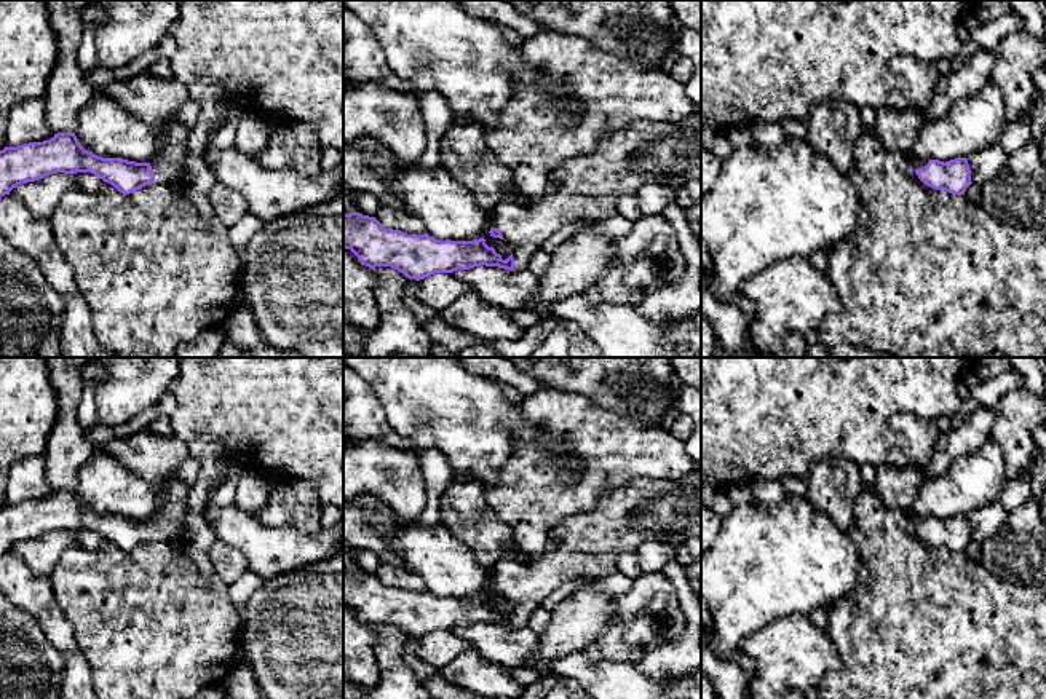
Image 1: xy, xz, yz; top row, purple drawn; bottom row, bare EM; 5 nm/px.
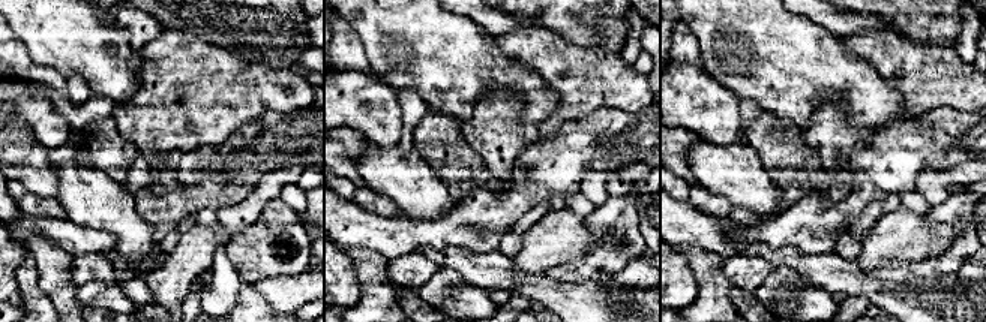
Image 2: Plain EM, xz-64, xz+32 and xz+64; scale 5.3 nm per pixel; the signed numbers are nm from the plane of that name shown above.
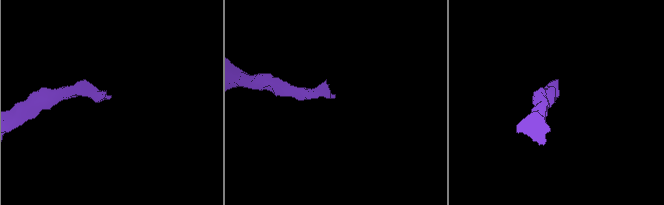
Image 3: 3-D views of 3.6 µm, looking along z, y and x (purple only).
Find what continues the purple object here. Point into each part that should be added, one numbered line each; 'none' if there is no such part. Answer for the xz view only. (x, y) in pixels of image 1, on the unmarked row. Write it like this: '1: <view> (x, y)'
1: xz (585, 546)

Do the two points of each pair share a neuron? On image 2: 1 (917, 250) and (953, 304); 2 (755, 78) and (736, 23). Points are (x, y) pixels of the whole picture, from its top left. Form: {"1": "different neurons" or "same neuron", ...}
{"1": "different neurons", "2": "same neuron"}

